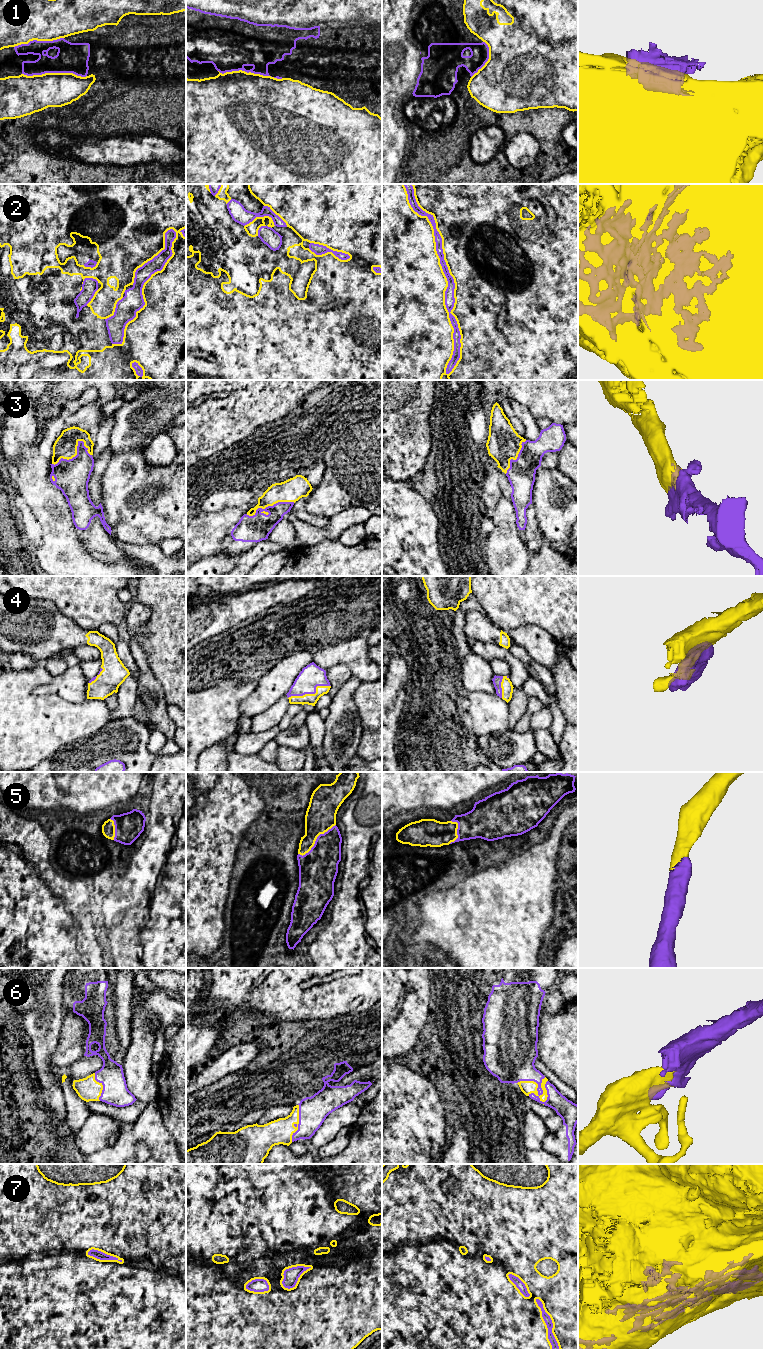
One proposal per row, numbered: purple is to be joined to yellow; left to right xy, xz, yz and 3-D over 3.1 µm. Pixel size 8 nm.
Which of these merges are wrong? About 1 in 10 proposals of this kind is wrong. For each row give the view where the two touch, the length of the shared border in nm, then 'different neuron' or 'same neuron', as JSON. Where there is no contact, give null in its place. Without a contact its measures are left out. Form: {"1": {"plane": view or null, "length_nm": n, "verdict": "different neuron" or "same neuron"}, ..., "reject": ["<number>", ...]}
{"1": {"plane": "xy", "length_nm": 500, "verdict": "different neuron"}, "2": {"plane": "yz", "length_nm": 1550, "verdict": "same neuron"}, "3": {"plane": "xz", "length_nm": 400, "verdict": "same neuron"}, "4": {"plane": "xz", "length_nm": 360, "verdict": "same neuron"}, "5": {"plane": "xz", "length_nm": 380, "verdict": "same neuron"}, "6": {"plane": "yz", "length_nm": 280, "verdict": "same neuron"}, "7": {"plane": "yz", "length_nm": 440, "verdict": "same neuron"}, "reject": ["1"]}

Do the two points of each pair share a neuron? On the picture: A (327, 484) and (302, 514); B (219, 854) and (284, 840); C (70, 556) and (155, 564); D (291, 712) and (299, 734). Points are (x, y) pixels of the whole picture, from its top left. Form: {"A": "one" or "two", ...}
{"A": "two", "B": "two", "C": "two", "D": "one"}

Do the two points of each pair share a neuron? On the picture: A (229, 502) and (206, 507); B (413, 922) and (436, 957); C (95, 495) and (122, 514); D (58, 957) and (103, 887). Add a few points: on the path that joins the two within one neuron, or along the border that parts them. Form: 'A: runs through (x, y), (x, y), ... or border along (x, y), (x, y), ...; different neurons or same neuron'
A: runs through (223, 502), (212, 502); same neuron
B: runs through (403, 936), (403, 944), (416, 957), (422, 957); same neuron
C: border along (101, 475), (99, 502); different neurons
D: border along (82, 879), (93, 898), (103, 899); different neurons

